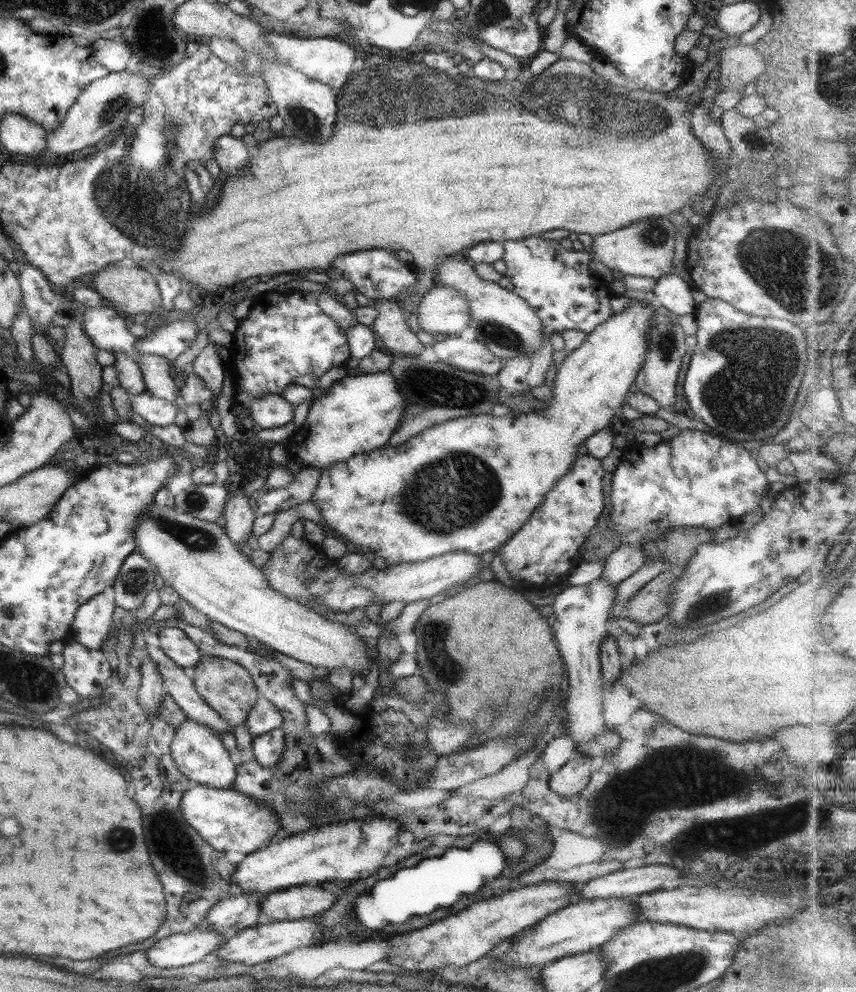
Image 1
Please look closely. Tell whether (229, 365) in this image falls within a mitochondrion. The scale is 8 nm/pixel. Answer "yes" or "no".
no

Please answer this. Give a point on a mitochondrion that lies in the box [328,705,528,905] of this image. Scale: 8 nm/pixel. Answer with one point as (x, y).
(408, 759)

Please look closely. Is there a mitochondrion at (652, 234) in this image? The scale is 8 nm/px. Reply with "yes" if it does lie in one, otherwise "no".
yes

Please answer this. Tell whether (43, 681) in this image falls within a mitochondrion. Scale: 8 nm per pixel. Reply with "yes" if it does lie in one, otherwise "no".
yes

